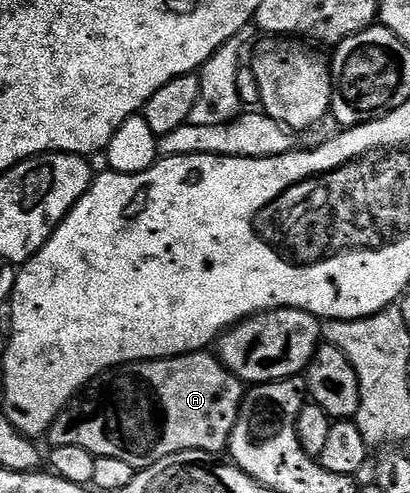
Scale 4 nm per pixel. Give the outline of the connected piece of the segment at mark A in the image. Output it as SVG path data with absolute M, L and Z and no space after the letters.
M196 352L193 354L180 354L178 358L152 358L150 362L128 362L125 366L116 366L114 370L107 371L106 374L99 375L94 382L83 387L82 391L75 395L68 402L64 410L59 413L57 420L48 428L45 438L51 446L64 446L73 444L77 448L85 448L96 458L113 456L113 460L125 460L137 472L157 464L157 460L165 460L165 456L173 456L177 452L186 450L200 450L219 456L228 449L231 441L231 433L237 424L239 409L243 407L243 396L245 393L245 383L223 365L222 361L214 353Z

